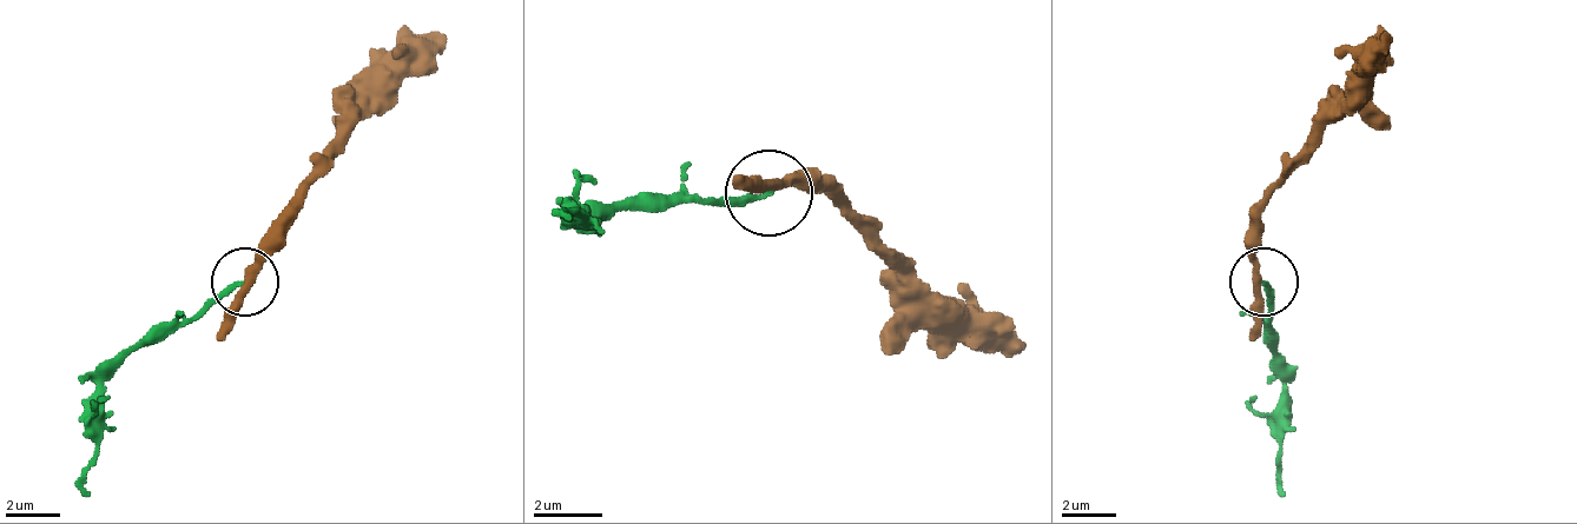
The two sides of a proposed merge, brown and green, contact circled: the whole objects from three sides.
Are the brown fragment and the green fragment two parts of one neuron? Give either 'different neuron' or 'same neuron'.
different neuron

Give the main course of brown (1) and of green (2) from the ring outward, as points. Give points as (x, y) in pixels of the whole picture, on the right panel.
1: (1261, 280), (1255, 212), (1350, 97), (1350, 70), (1384, 30)
2: (1261, 280), (1282, 396), (1282, 497)

